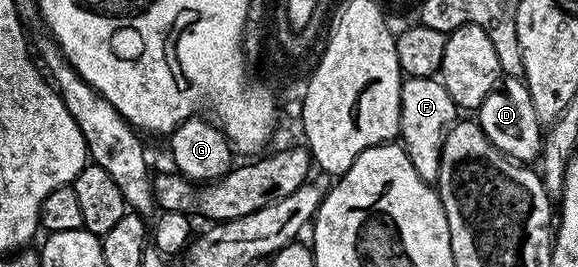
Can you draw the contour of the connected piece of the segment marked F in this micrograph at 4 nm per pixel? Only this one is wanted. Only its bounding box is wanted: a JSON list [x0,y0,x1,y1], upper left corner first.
[400,77,456,182]

